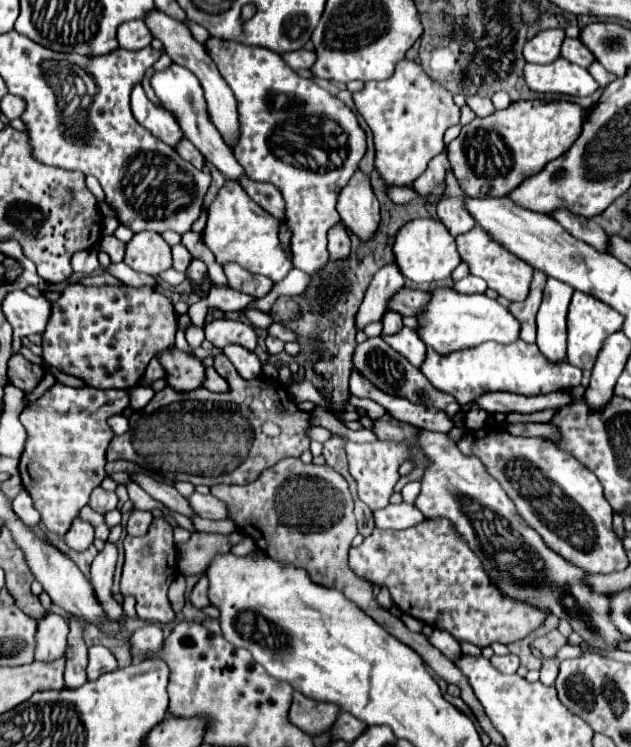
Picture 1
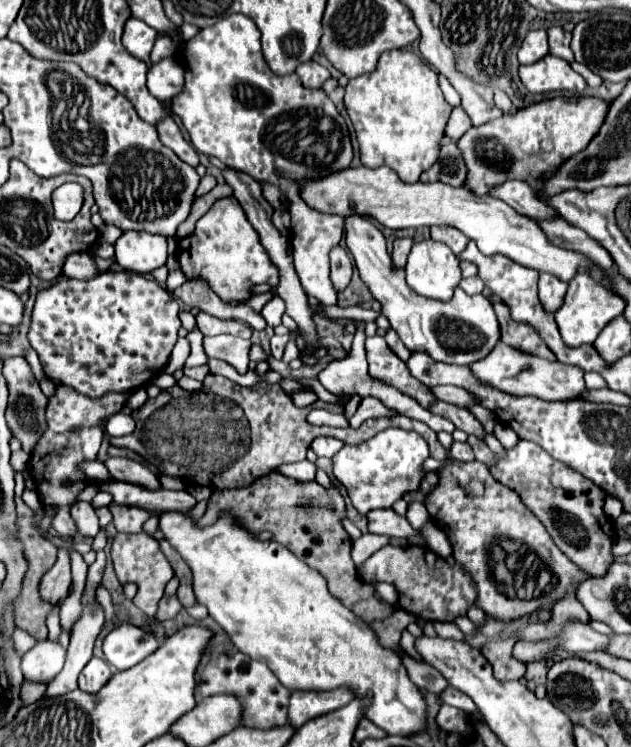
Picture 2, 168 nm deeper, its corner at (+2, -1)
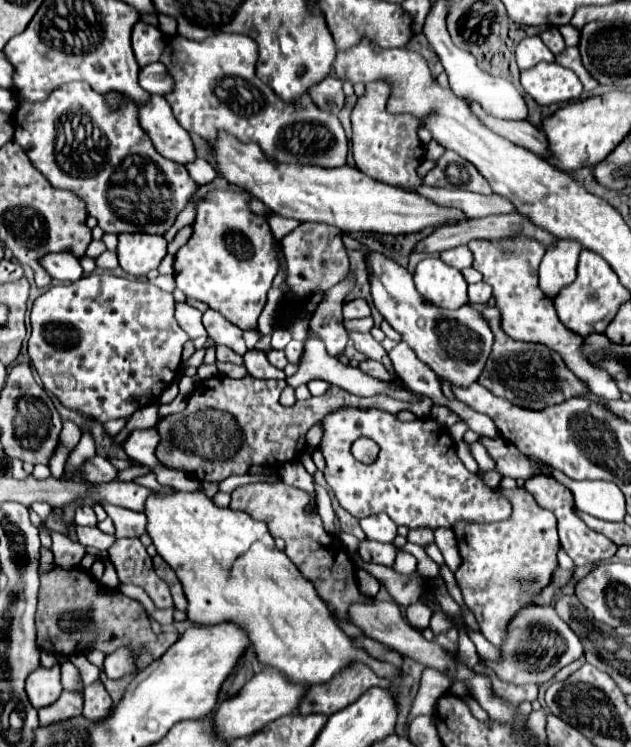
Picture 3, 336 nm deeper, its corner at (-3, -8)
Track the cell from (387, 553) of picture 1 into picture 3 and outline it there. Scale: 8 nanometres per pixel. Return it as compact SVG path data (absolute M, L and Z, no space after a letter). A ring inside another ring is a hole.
M365 539L365 541L359 543L359 557L367 563L377 563L377 565L391 567L393 561L395 561L395 551L393 551L393 545Z

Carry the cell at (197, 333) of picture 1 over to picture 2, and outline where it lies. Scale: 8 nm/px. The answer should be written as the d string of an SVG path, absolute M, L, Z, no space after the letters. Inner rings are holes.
M218 336L218 338L204 338L204 352L210 358L220 358L236 368L238 374L248 372L250 364L250 340L242 340L236 336Z

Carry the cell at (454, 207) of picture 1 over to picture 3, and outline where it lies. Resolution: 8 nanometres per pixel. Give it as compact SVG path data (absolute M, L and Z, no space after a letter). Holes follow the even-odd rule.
M461 245L461 247L455 247L451 251L443 251L441 253L441 261L461 271L461 269L473 265L473 255L471 255L471 251L469 251L467 245Z

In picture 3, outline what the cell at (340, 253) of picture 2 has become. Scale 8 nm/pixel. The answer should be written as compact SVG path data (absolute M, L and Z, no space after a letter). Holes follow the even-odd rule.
M349 275L347 283L339 283L339 287L333 287L331 291L325 293L325 299L317 305L317 311L311 317L309 331L317 335L323 343L325 349L331 357L341 357L347 345L347 331L343 327L343 315L341 315L341 305L351 293L355 283L355 277Z

